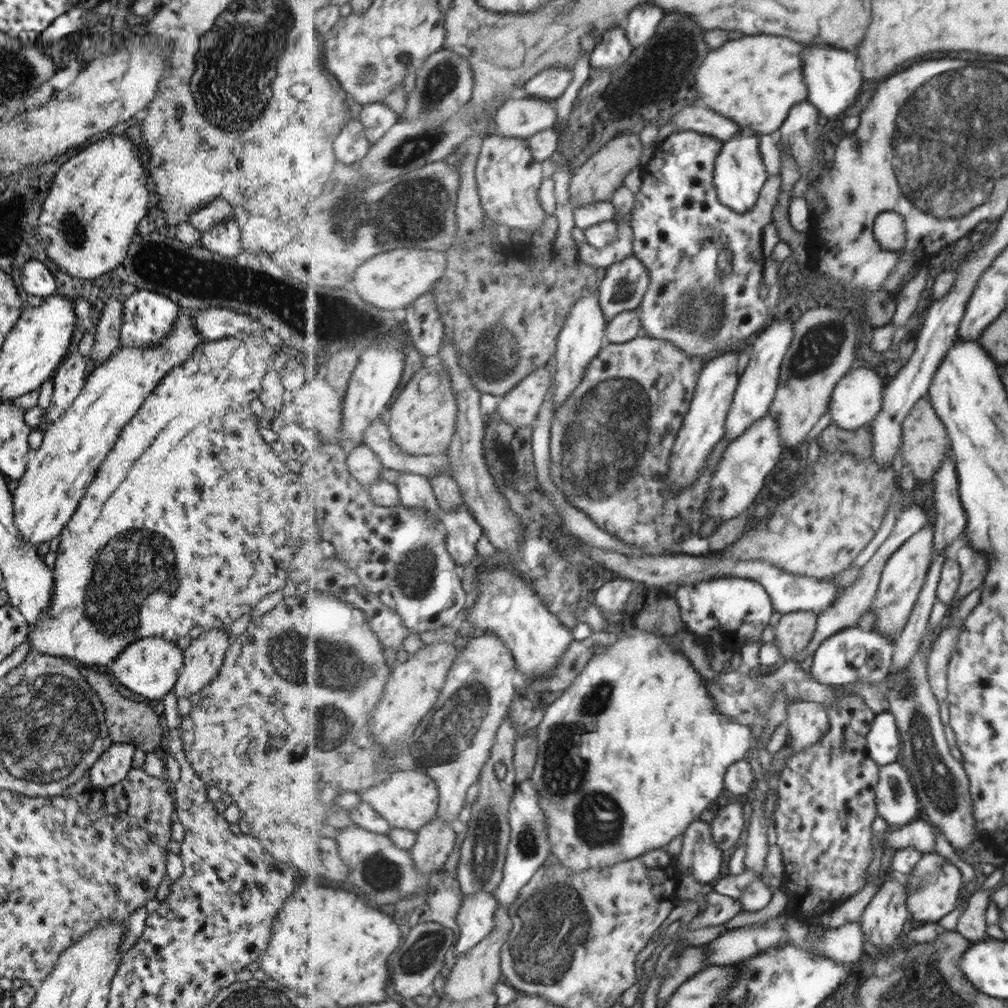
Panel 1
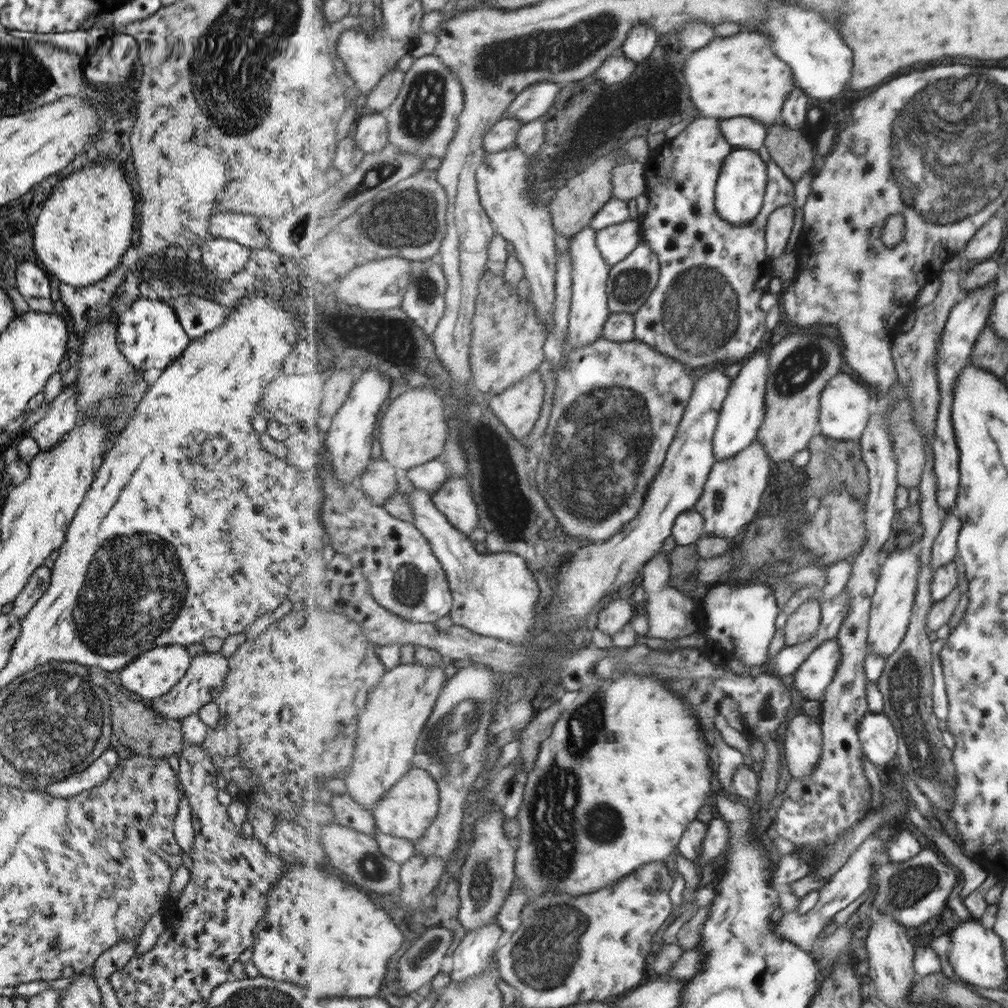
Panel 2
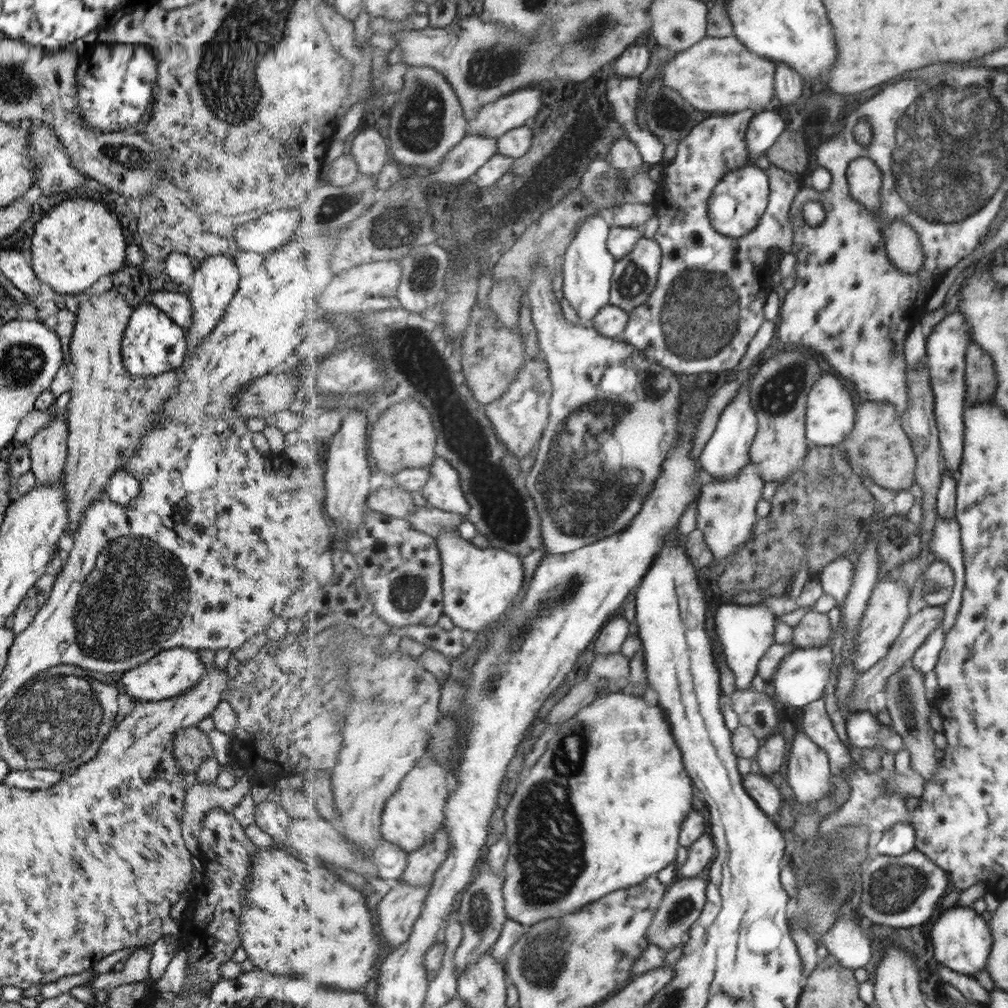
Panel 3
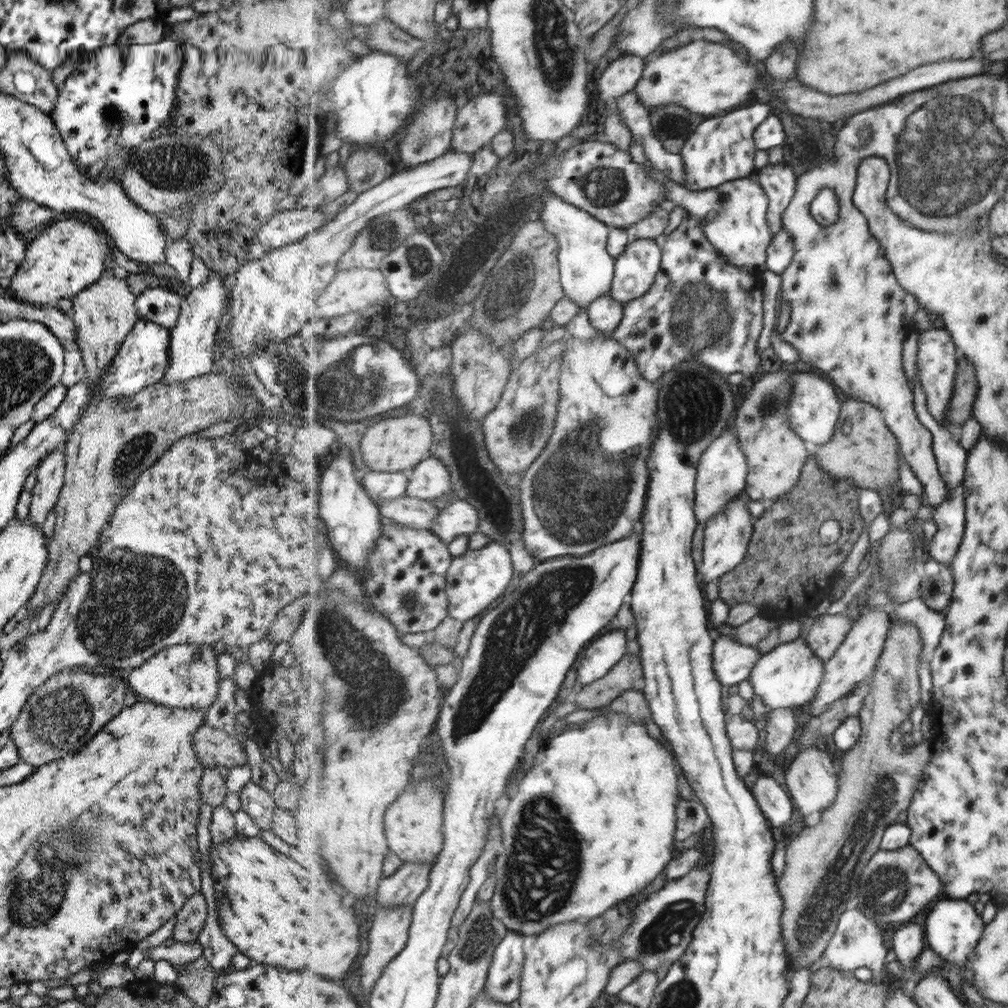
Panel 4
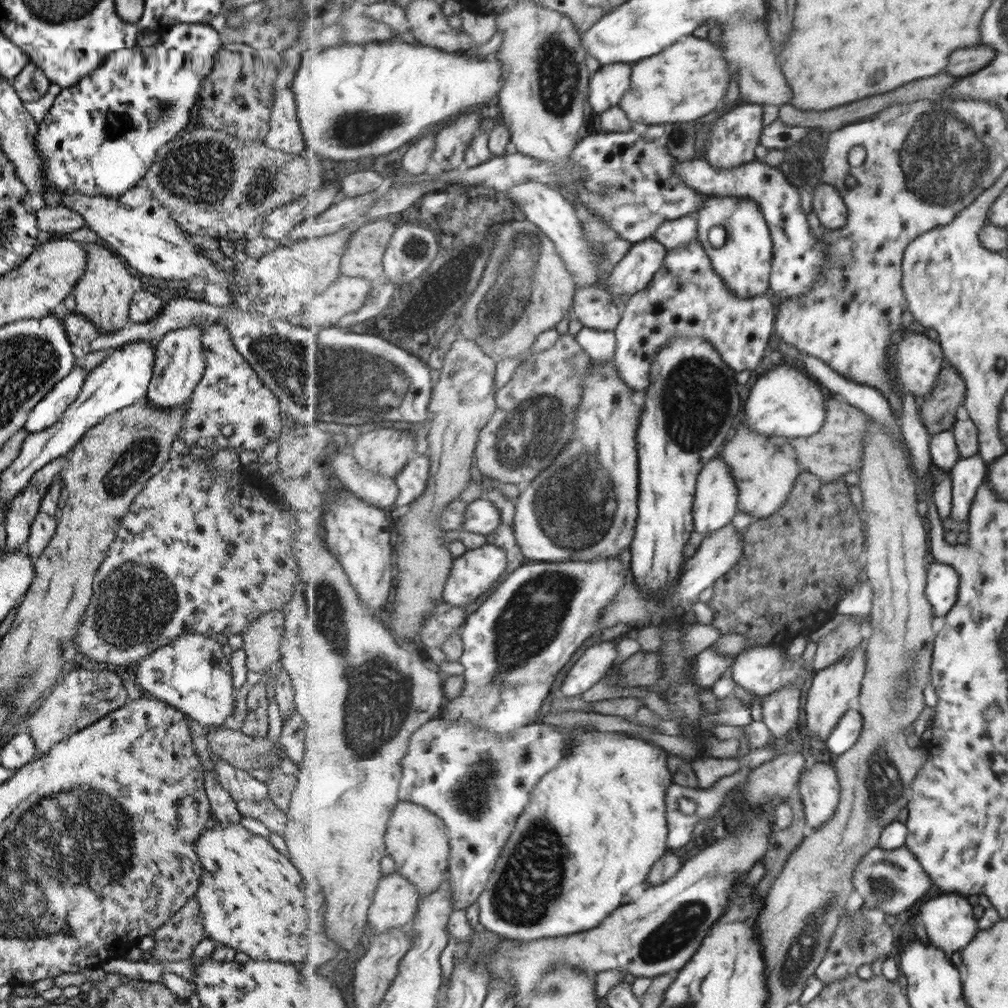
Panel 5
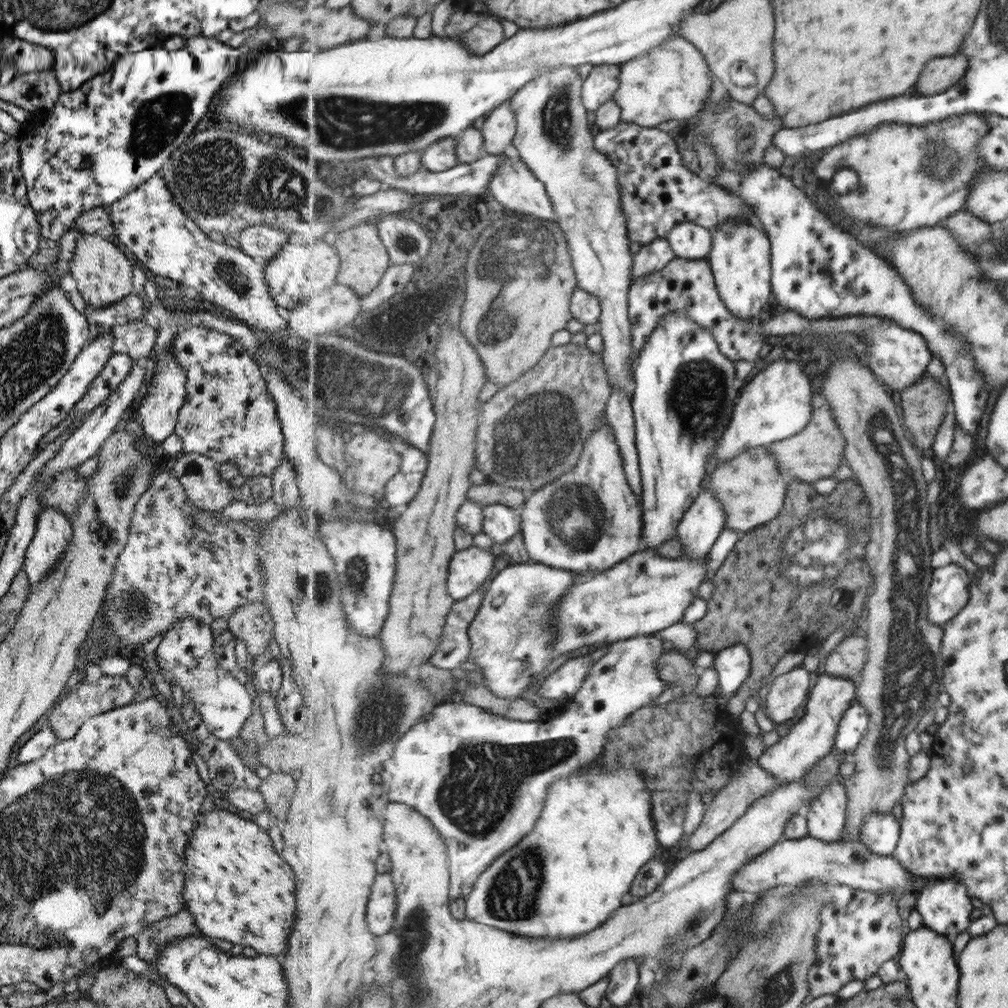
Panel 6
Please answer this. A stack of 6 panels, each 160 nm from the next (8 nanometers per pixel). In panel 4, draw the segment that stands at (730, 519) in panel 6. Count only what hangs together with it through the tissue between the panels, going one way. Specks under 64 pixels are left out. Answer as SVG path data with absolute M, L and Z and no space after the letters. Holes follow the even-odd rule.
M779 370L763 376L749 389L744 402L740 405L740 415L736 416L737 440L742 444L742 449L747 456L747 464L750 466L746 490L753 501L762 500L771 505L779 497L791 492L802 478L803 470L811 456L811 446L795 434L795 430L789 426L789 414L787 414L794 392L794 386L790 380L799 371Z

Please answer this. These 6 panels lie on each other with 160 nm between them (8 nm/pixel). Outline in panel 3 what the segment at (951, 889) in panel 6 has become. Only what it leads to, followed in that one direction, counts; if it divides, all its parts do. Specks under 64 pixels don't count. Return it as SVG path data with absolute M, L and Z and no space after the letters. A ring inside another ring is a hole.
M956 905L939 916L933 924L932 945L934 960L952 971L972 976L987 965L987 955L991 950L990 928L973 912L971 907Z

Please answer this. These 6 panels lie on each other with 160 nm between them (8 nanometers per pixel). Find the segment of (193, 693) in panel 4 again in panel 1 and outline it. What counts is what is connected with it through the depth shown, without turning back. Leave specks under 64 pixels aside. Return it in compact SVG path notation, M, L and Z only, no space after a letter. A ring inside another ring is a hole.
M148 636L138 638L123 647L107 666L113 678L135 694L140 694L153 703L161 700L172 690L182 667L182 651L174 641L163 640L161 637Z

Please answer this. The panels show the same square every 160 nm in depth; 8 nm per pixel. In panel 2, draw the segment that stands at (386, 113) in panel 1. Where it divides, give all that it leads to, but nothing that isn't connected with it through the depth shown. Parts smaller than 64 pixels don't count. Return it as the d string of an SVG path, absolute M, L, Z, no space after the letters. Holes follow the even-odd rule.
M373 112L359 118L354 136L366 154L379 152L390 142L389 123L386 114Z

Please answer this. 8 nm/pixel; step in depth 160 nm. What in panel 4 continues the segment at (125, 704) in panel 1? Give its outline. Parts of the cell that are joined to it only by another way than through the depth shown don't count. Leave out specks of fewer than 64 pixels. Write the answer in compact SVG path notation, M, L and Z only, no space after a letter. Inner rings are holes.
M202 724L192 734L191 746L197 762L203 767L229 768L247 764L243 744L207 724Z

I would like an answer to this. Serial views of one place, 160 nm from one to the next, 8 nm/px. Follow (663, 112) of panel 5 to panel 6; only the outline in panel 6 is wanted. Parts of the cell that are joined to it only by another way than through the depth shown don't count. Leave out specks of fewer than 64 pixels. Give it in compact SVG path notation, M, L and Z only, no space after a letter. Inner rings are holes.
M672 36L647 55L623 63L620 68L620 87L613 100L621 107L625 123L653 128L667 120L689 120L706 108L713 74L699 47L685 37Z

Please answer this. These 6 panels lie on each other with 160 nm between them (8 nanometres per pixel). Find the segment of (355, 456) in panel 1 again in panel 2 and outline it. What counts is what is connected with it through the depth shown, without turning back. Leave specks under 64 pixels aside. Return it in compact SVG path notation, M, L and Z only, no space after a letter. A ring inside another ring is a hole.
M384 458L373 460L360 482L361 487L374 500L375 504L385 506L387 499L398 493L397 471Z

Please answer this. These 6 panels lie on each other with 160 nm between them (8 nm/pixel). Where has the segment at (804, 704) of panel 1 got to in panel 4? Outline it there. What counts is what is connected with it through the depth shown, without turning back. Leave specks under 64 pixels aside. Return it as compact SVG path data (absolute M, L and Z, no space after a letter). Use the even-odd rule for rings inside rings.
M820 746L803 749L796 755L785 781L796 808L803 816L827 810L836 801L840 789L839 769L833 764L833 756Z

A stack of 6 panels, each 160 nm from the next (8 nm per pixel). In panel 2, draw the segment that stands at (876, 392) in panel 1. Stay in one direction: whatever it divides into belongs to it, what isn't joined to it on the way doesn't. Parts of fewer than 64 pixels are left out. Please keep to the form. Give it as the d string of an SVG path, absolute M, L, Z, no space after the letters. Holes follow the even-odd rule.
M839 373L831 379L822 395L822 410L819 411L820 434L833 440L861 441L869 418L872 418L869 388L847 373Z

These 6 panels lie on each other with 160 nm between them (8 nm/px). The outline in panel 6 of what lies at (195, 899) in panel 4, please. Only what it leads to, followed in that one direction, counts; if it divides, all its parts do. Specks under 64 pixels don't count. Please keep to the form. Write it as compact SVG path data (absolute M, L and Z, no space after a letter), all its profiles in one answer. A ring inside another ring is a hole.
M182 909L171 917L153 922L143 928L135 937L137 958L148 961L156 958L157 953L171 941L199 935L193 916Z

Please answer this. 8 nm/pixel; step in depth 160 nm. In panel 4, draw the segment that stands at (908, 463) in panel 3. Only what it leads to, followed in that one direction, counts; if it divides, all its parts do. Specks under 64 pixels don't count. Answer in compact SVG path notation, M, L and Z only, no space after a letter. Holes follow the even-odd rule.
M851 398L843 403L842 417L831 443L817 445L810 450L819 466L833 478L878 492L880 488L892 488L898 484L900 449L901 443L887 426L883 412L869 402Z

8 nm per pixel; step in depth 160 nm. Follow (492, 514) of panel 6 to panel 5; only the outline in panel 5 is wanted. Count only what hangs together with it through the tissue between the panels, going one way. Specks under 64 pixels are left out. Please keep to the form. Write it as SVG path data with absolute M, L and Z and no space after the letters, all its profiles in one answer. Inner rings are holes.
M478 498L468 504L462 530L479 535L492 535L502 521L499 507L490 500Z

